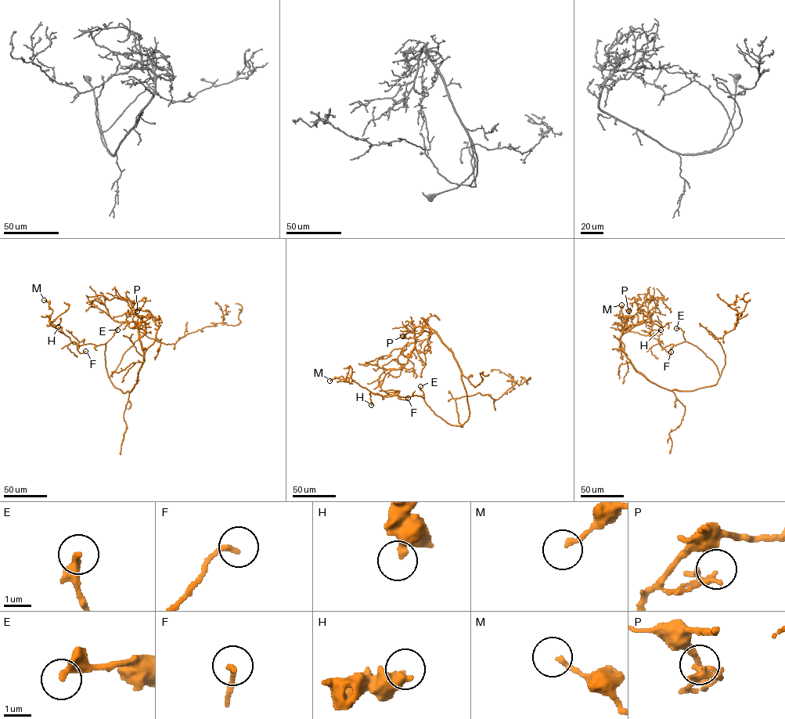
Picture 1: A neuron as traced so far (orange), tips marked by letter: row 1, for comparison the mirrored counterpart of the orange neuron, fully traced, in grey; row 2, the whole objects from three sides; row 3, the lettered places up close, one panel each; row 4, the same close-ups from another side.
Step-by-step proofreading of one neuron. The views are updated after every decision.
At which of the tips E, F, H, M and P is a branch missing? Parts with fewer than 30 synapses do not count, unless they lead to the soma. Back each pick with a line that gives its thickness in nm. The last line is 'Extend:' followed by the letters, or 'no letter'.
Extend: no letter

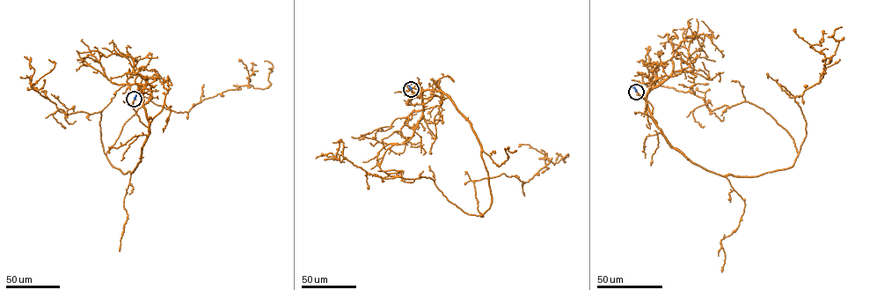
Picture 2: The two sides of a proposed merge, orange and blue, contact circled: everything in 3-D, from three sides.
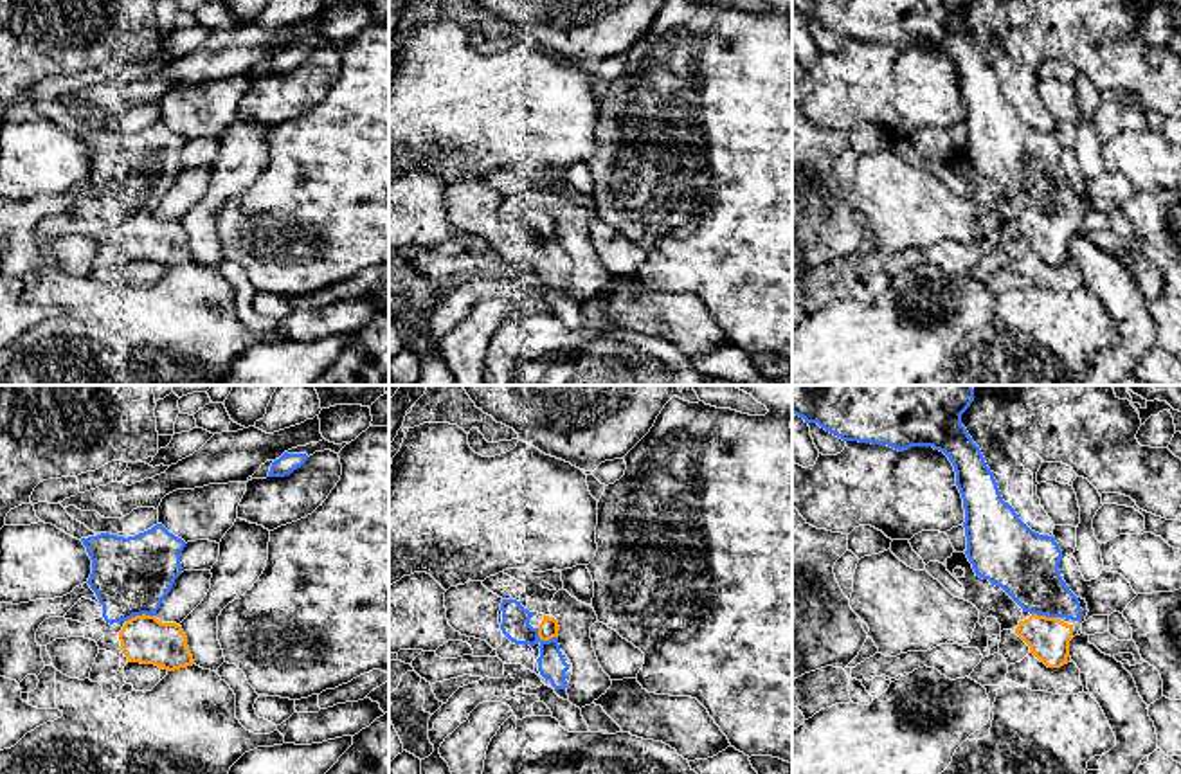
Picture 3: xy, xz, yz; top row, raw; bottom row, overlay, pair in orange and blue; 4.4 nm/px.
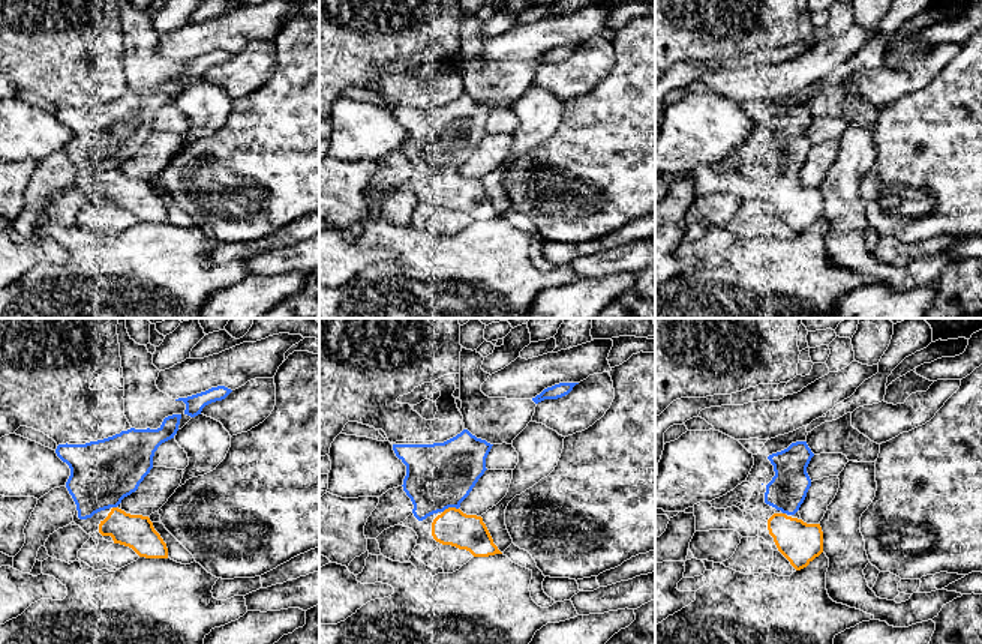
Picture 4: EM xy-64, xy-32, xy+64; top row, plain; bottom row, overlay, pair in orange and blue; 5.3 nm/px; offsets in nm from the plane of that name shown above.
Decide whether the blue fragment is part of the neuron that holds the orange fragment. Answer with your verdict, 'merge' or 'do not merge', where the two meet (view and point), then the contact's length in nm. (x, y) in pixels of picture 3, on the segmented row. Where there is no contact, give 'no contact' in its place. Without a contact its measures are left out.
merge | xy (139, 616) | 130 nm

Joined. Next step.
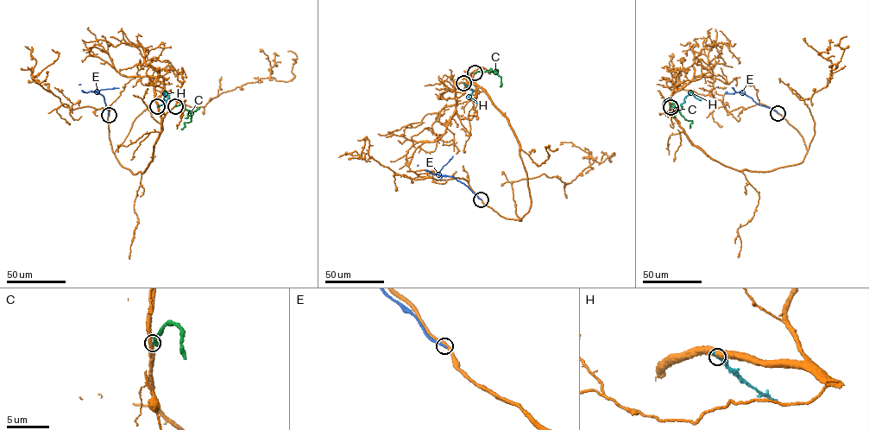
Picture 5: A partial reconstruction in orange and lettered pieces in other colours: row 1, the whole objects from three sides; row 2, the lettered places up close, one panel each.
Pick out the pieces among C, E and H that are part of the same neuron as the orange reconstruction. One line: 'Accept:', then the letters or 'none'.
Accept: none

